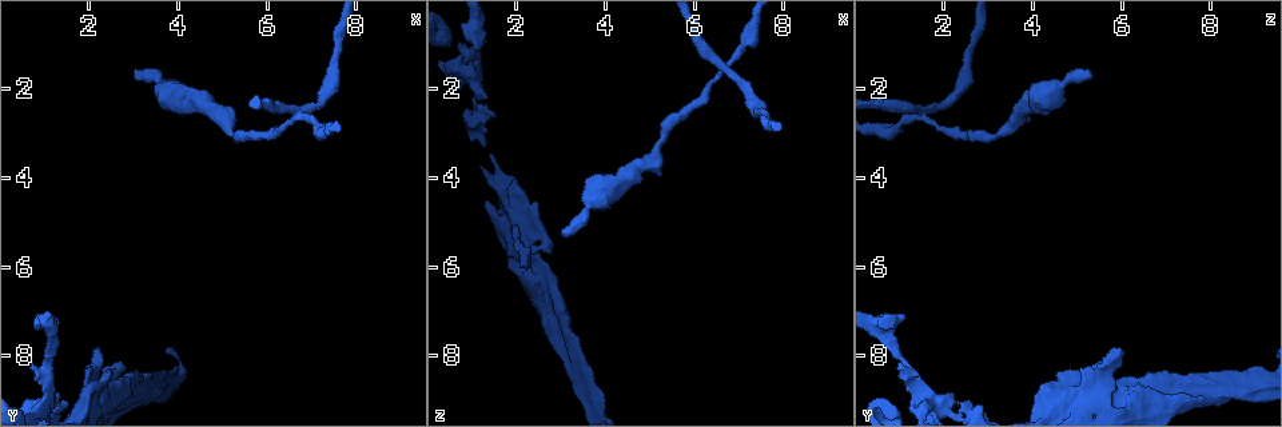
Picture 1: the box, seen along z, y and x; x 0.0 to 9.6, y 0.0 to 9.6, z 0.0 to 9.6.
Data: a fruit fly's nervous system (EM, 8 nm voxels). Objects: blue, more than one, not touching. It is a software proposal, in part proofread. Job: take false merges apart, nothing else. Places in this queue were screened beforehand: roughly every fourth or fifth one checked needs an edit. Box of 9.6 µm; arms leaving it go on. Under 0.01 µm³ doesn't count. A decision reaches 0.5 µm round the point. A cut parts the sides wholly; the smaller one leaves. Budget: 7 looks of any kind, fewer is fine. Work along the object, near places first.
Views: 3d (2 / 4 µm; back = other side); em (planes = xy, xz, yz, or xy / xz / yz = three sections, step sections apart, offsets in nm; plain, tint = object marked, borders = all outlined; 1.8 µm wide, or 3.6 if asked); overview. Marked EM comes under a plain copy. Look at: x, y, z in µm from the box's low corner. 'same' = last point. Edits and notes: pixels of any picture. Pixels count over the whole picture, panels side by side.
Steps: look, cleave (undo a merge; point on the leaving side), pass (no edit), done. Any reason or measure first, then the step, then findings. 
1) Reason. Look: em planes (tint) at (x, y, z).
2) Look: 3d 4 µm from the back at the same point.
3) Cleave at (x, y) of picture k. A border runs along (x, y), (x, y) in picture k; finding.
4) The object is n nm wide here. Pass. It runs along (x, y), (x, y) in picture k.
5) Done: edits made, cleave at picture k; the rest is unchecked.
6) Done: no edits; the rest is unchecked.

Four-way junction. Look: em yz step 8 (tint) at (6.65, 2.60, 1.60).

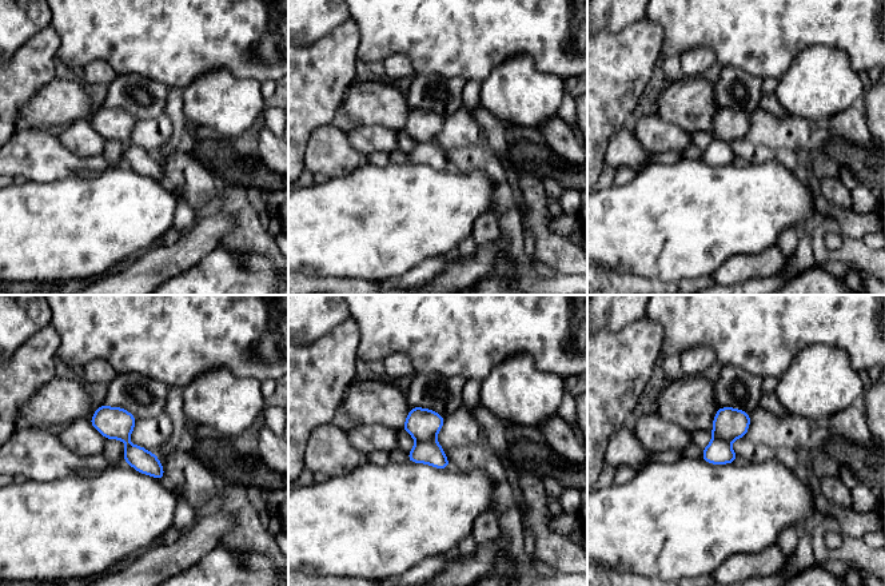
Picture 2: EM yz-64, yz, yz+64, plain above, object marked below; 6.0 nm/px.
Look: em planes (tint) at the same point.

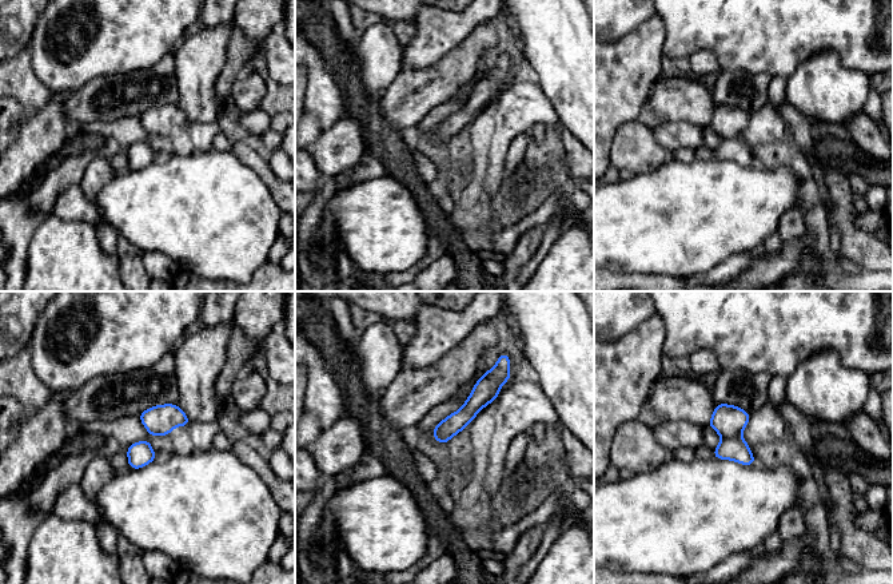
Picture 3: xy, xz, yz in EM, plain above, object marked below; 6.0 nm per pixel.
Cleave at (729, 421) of picture 3. A border runs along (740, 436), (722, 439) in picture 3; a second neuron is stuck on.

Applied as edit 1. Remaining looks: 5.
See it whole again. Look: overview.

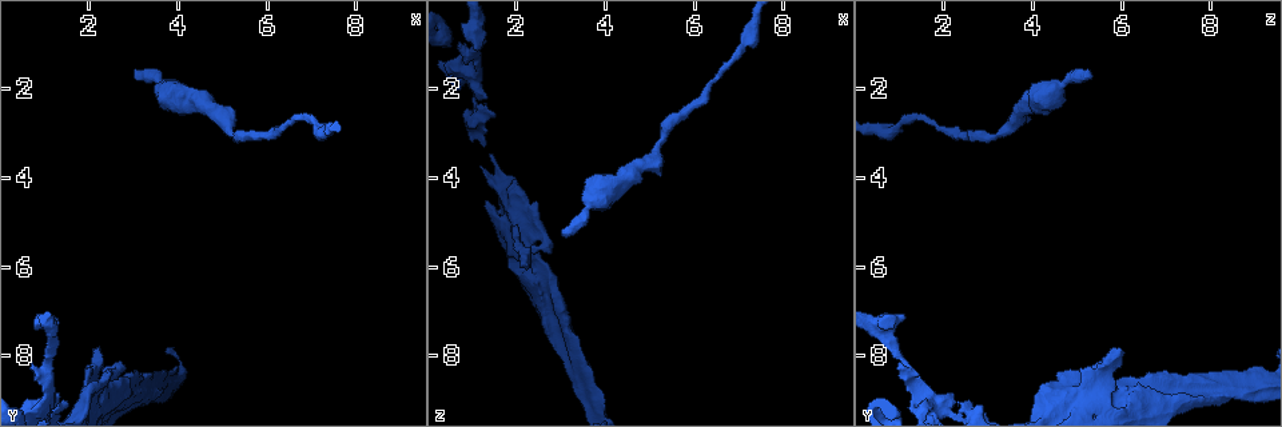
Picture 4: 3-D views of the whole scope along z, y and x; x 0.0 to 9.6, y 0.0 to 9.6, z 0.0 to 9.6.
Sudden change in width. Look: em planes (tint) at (0.85, 9.15, 1.65).

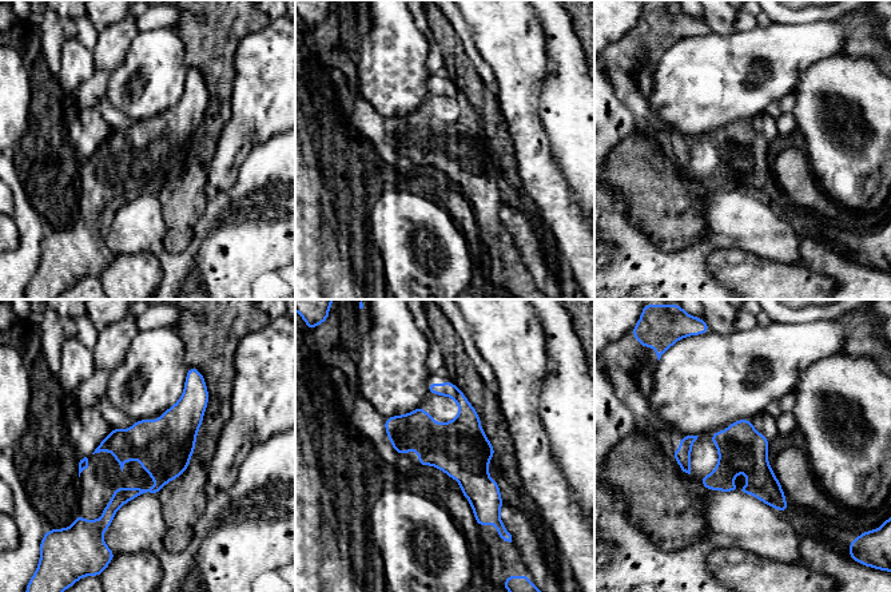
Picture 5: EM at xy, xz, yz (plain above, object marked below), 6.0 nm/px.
The object is 280 nm wide here. Pass. It runs along (191, 384), (162, 481), (104, 517) in picture 5; one neuron here.

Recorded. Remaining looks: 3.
Abrupt turn. Look: 3d 2 µm at (2.95, 8.95, 7.70).

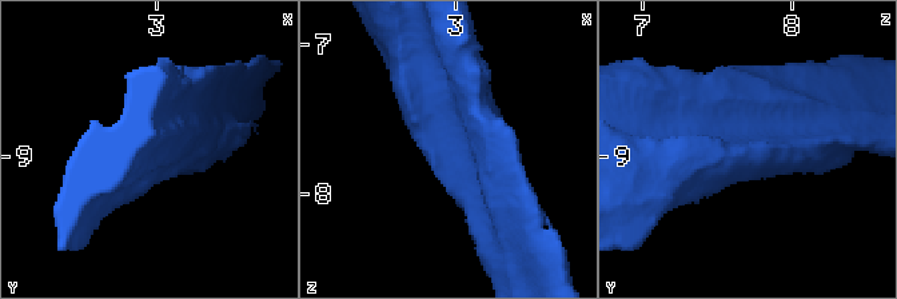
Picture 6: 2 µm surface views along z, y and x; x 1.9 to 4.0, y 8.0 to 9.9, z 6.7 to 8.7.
Now the EM. Look: em xy step 8 (tint) at (3.02, 9.00, 7.64).

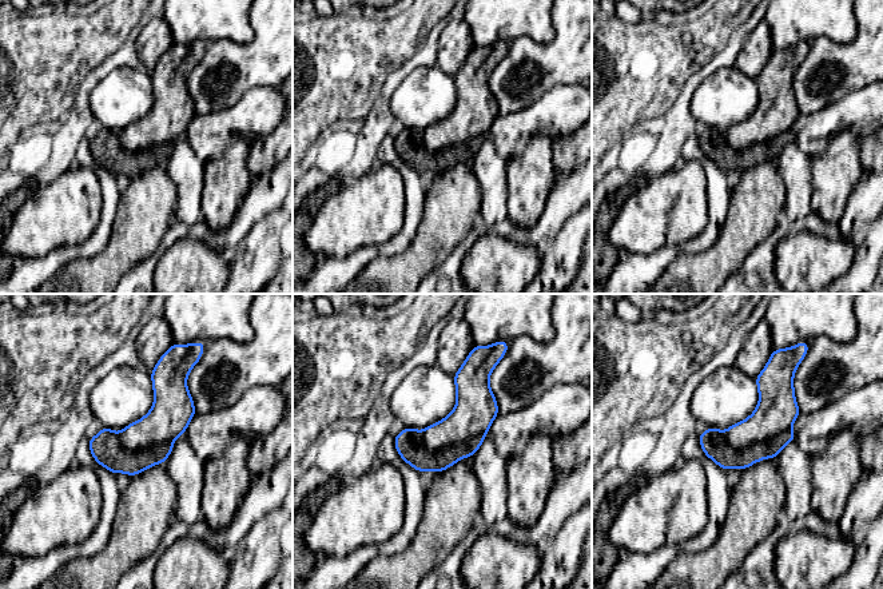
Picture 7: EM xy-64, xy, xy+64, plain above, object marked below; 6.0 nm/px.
Another direction. Look: em planes (borders) at the same point.

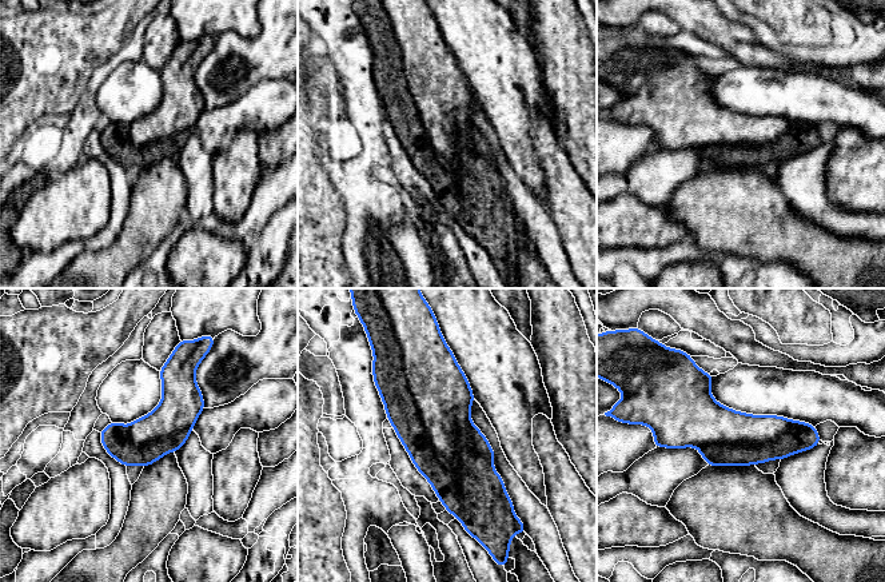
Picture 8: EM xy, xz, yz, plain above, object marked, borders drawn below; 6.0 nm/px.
Cleave at (401, 410) of picture 8. The part that leaves runs along (397, 377), (423, 457), (502, 495) in picture 8; a second neuron is stuck on.

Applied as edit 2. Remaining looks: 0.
Done: edits made, cleave at picture 3, cleave at picture 8; the rest is unchecked.

